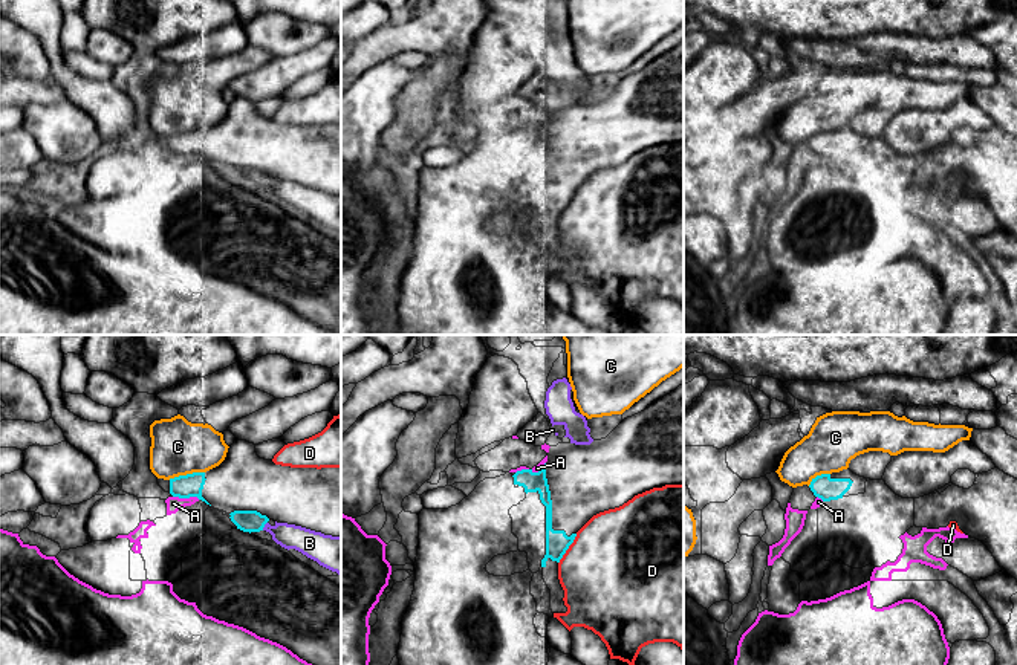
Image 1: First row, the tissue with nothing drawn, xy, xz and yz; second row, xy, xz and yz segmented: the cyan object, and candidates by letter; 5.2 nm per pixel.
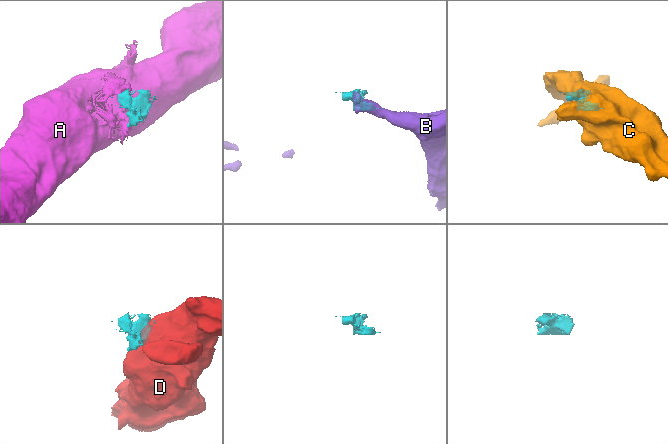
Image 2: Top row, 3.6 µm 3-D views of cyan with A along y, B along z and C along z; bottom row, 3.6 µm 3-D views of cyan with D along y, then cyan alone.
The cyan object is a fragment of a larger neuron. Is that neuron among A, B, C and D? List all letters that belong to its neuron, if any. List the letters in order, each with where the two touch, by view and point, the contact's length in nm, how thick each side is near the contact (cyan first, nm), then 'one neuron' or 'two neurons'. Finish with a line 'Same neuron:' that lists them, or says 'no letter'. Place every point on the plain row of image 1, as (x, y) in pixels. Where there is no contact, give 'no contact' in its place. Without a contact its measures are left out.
A: xy (187, 155) | 140 nm | 130/80 nm | two neurons
B: xy (263, 184) | 50 nm | 110/130 nm | two neurons
C: xy (187, 132) | 200 nm | 130/280 nm | two neurons
D: xz (568, 205) | 190 nm | 120/500 nm | two neurons
Same neuron: no letter

